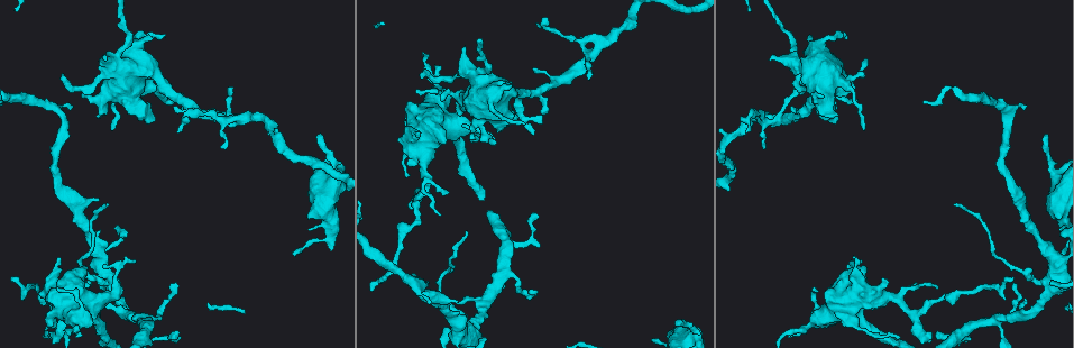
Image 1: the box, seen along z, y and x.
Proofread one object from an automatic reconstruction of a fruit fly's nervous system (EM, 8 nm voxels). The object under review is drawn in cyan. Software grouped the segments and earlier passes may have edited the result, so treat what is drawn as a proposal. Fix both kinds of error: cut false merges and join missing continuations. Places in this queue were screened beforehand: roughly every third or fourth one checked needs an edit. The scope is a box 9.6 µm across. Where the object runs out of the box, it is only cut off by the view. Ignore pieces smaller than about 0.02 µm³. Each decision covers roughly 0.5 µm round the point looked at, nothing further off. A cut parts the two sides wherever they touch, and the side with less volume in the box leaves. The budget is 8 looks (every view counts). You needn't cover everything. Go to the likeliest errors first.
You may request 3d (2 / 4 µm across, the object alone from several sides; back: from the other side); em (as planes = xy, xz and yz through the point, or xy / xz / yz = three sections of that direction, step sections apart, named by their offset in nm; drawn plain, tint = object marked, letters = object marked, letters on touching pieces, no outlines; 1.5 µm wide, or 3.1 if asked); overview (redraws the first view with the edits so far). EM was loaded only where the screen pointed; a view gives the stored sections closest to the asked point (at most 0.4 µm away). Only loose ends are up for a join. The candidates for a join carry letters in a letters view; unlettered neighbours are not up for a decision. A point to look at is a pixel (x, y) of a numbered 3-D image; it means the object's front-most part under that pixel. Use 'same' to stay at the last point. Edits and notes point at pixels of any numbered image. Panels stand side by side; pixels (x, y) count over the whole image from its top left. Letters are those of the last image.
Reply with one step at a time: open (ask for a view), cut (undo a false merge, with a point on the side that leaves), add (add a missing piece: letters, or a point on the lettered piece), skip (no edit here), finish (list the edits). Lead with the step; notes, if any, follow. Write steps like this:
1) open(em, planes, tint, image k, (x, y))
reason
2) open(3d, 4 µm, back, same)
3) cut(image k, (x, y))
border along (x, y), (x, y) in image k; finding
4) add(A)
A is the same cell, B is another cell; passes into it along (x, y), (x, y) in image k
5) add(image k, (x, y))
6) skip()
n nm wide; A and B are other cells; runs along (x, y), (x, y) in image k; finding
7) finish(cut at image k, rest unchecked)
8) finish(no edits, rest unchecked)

open(em, planes, letters, image 1, (317, 135))
an open end

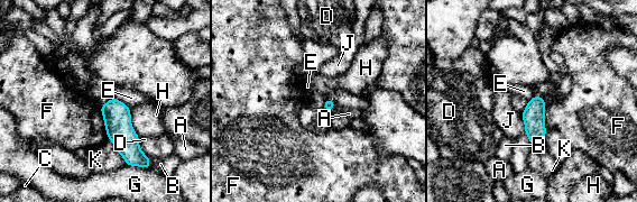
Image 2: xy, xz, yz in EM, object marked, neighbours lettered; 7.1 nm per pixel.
skip()
A, B, C, D, E, F, G, H, J and K are other cells; border along (129, 108), (131, 125), (139, 138) in image 2; none of them fits

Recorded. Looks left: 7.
open(3d, 2 µm, image 1, (420, 77))
tapers out

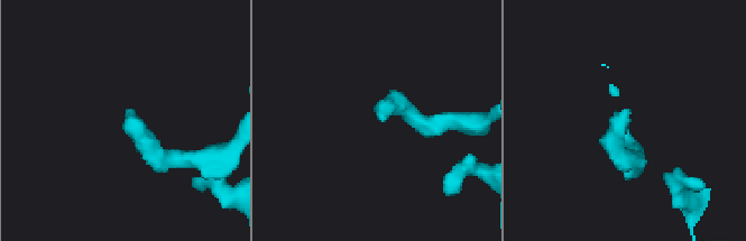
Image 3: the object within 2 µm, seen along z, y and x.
open(em, planes, letters, image 3, (627, 110))

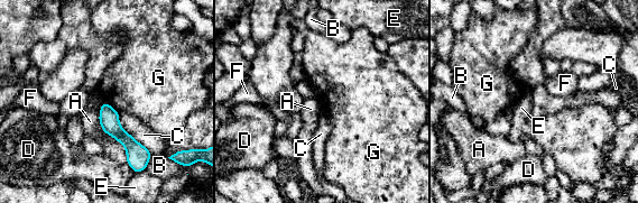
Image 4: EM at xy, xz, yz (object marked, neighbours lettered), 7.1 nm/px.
skip()
140 nm wide; A, B, C, D, E, F and G are other cells; border along (102, 101), (110, 104), (118, 112) in image 4; none of them fits

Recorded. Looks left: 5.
open(em, xz, step 8, letters, image 1, (837, 114))
thick end

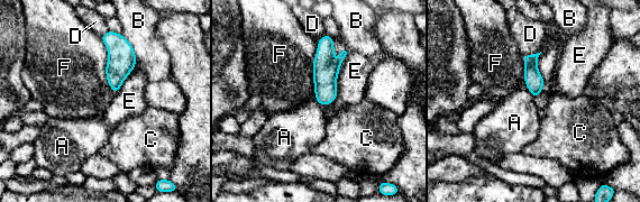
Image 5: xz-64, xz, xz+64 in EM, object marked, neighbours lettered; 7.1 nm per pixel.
skip()
E touches over 440 nm; A, B, C, D, E and F are other cells; border along (523, 81), (533, 98) in image 5; no lettered piece goes on from it

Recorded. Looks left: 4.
finish(no edits, rest unchecked)

